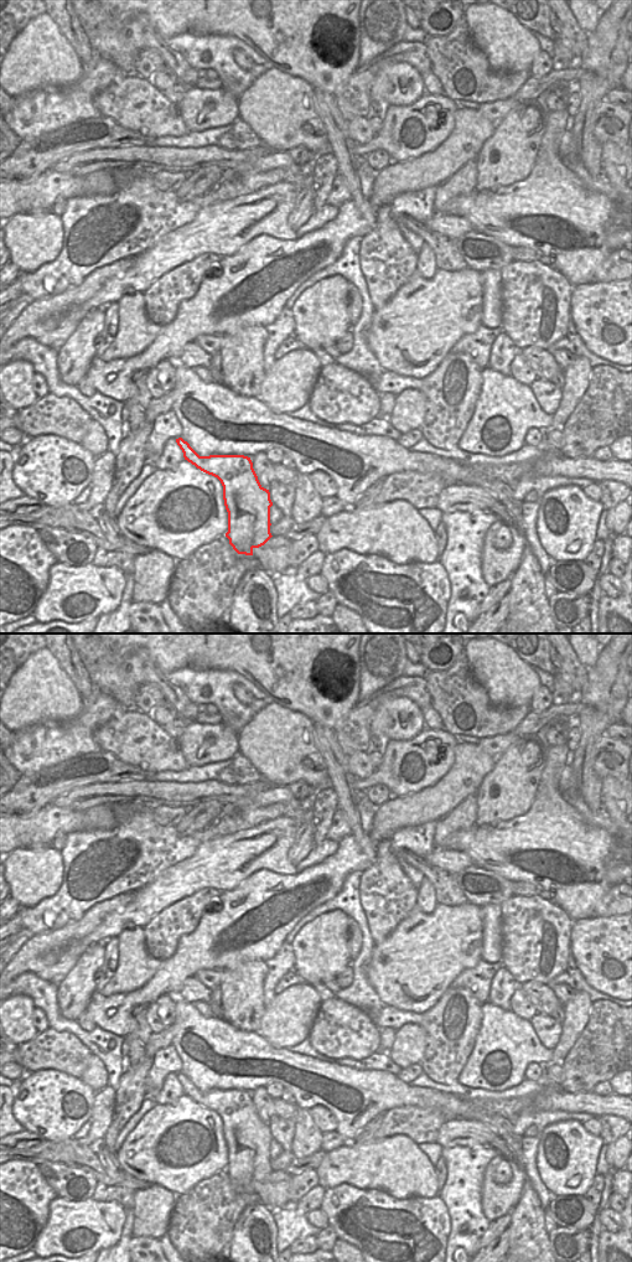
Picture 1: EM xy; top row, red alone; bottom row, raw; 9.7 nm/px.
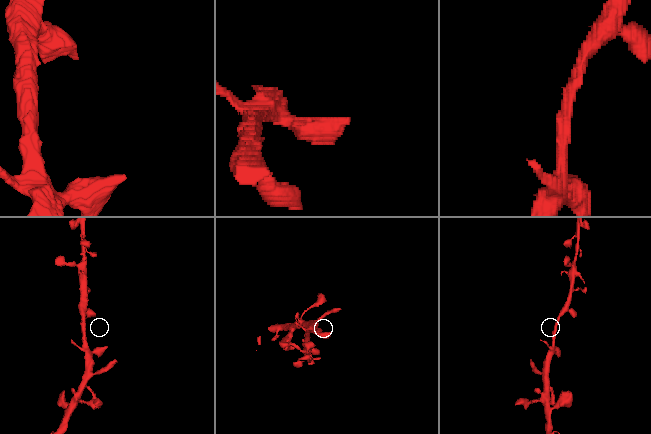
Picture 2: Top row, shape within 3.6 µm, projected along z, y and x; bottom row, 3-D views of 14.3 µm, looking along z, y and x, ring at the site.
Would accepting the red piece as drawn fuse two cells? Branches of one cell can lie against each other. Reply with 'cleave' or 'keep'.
keep

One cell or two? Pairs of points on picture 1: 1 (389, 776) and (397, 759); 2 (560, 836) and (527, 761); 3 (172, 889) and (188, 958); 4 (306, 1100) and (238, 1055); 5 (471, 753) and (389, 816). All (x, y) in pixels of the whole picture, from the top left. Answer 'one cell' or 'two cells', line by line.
1: one cell
2: two cells
3: two cells
4: one cell
5: one cell

